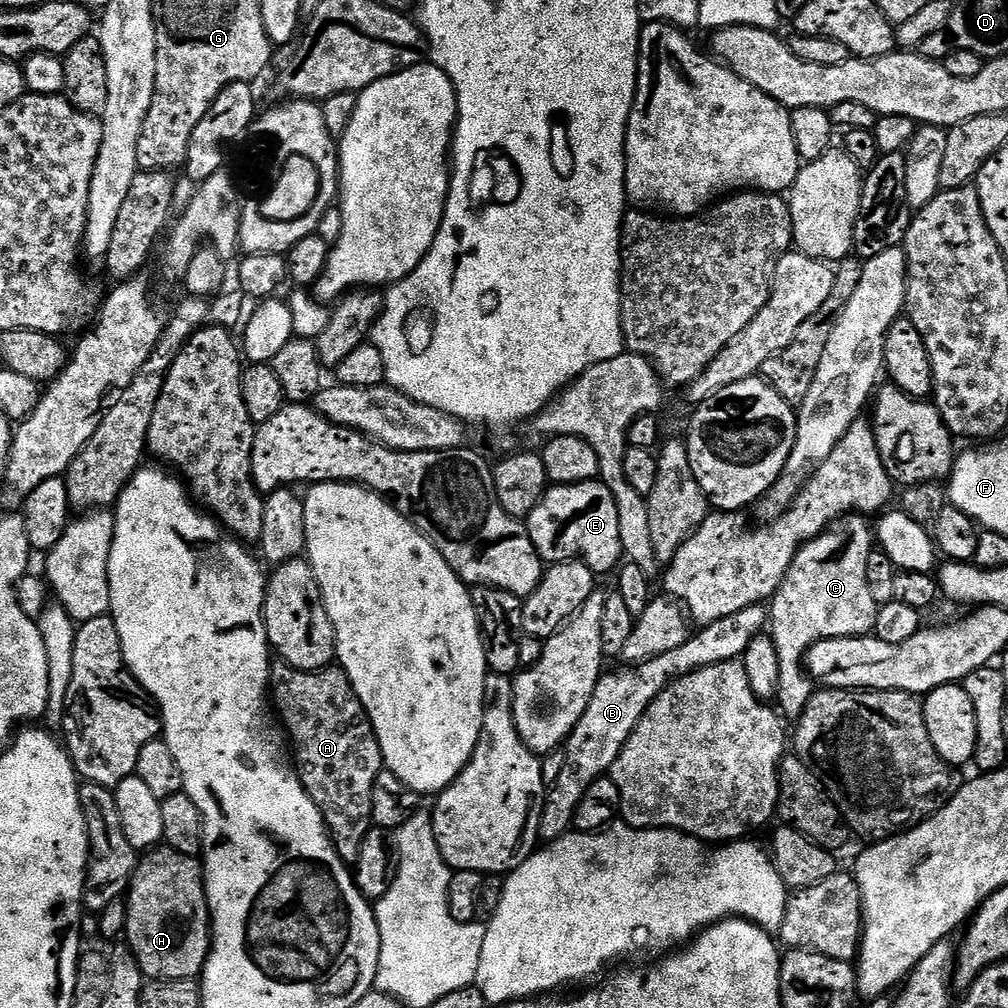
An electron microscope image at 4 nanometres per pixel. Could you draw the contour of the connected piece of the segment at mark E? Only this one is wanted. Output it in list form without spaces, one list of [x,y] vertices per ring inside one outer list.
[[[599,479],[549,487],[526,518],[526,527],[536,553],[545,562],[578,560],[597,574],[608,572],[612,567],[613,571],[621,563],[618,506],[614,494],[610,494]]]

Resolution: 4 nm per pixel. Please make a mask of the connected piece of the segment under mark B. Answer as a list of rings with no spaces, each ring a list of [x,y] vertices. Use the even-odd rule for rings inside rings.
[[[764,604],[746,606],[746,610],[738,610],[738,614],[726,614],[726,618],[718,618],[718,622],[703,625],[696,630],[700,632],[693,631],[688,640],[682,642],[677,649],[650,660],[624,666],[621,672],[601,675],[578,726],[574,726],[563,745],[565,765],[562,766],[556,784],[547,789],[540,814],[540,836],[548,842],[559,840],[573,827],[576,803],[593,782],[601,779],[611,769],[630,734],[648,707],[655,702],[659,692],[663,692],[672,681],[697,672],[699,668],[724,664],[727,660],[739,661],[750,642],[765,631],[769,620]]]

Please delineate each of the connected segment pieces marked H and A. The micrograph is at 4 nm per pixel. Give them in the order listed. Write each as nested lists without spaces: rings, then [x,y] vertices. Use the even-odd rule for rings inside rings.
[[[167,846],[149,851],[136,865],[130,891],[126,896],[128,927],[126,943],[138,958],[138,966],[149,981],[196,980],[212,951],[212,926],[208,910],[208,892],[204,889],[204,869],[199,859],[178,854]]]
[[[283,662],[277,665],[270,672],[270,692],[274,697],[275,711],[278,716],[280,711],[279,719],[282,724],[284,719],[283,727],[294,745],[294,767],[302,786],[308,791],[308,797],[316,803],[316,809],[322,814],[336,853],[344,859],[345,864],[354,866],[362,850],[362,838],[373,827],[370,794],[374,790],[374,778],[378,778],[384,768],[384,756],[380,752],[376,732],[343,668],[329,666],[318,672],[302,672]]]

